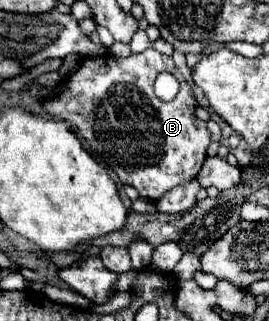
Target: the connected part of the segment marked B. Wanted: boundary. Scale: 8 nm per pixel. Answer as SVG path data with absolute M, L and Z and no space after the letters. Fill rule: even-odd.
M146 49L144 53L130 55L126 59L112 55L84 59L78 71L70 75L70 79L62 81L58 95L44 103L46 113L58 119L68 119L72 123L76 135L82 137L90 149L98 151L98 155L110 165L110 169L118 175L118 179L124 185L132 185L140 193L140 197L152 201L164 195L164 191L168 191L170 187L196 179L200 167L206 161L210 131L206 129L206 121L196 117L194 113L196 107L198 101L186 79L174 67L172 57L162 55L156 49ZM162 71L172 73L180 81L180 91L172 103L164 103L154 95L154 81Z

